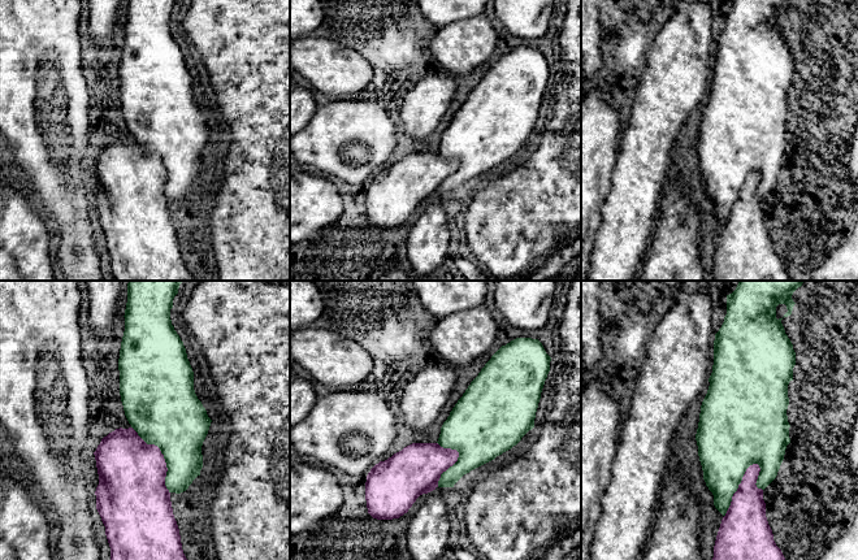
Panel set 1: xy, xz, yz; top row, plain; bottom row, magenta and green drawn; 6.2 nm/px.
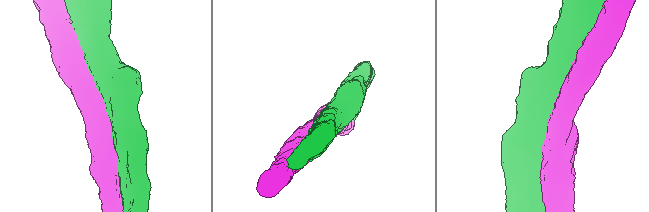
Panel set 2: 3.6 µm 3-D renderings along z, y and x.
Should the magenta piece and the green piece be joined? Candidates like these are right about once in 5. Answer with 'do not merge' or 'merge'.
do not merge

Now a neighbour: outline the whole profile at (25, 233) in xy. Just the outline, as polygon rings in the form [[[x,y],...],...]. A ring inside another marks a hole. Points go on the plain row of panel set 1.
[[[0,149],[0,281],[56,281],[51,256],[52,227],[27,191],[20,190],[20,179],[8,170],[5,152]]]

